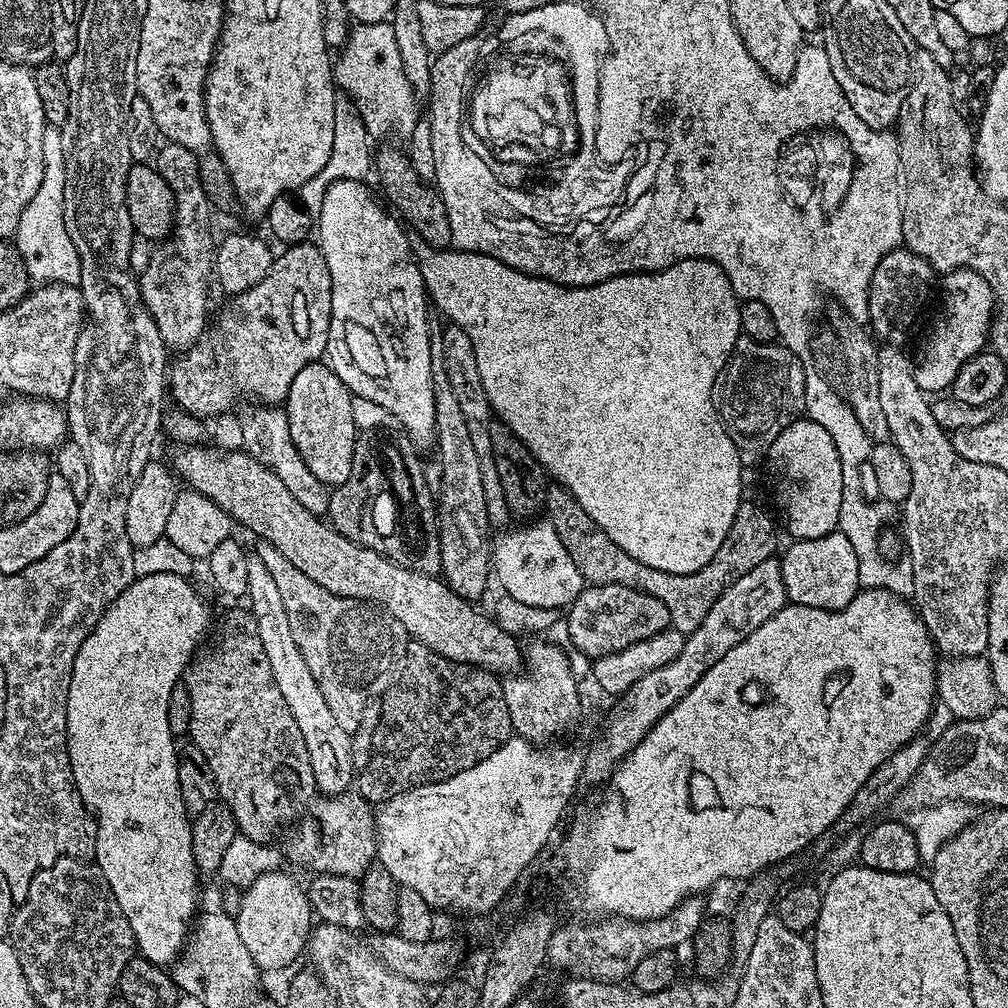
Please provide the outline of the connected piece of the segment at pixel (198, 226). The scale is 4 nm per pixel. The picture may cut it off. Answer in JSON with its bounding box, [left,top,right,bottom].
[139,143,214,354]

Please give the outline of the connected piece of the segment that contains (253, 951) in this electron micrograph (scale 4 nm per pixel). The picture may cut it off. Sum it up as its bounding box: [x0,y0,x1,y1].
[234,871,314,972]

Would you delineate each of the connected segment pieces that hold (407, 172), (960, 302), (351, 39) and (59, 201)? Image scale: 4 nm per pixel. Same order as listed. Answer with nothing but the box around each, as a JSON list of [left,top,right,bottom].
[[374,148,452,249],[912,268,998,394],[336,23,420,140],[14,129,80,285]]

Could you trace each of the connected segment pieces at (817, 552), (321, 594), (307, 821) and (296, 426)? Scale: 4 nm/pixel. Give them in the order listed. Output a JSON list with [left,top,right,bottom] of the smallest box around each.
[[779,530,862,612],[255,542,410,734],[282,790,377,878],[286,362,358,486]]

